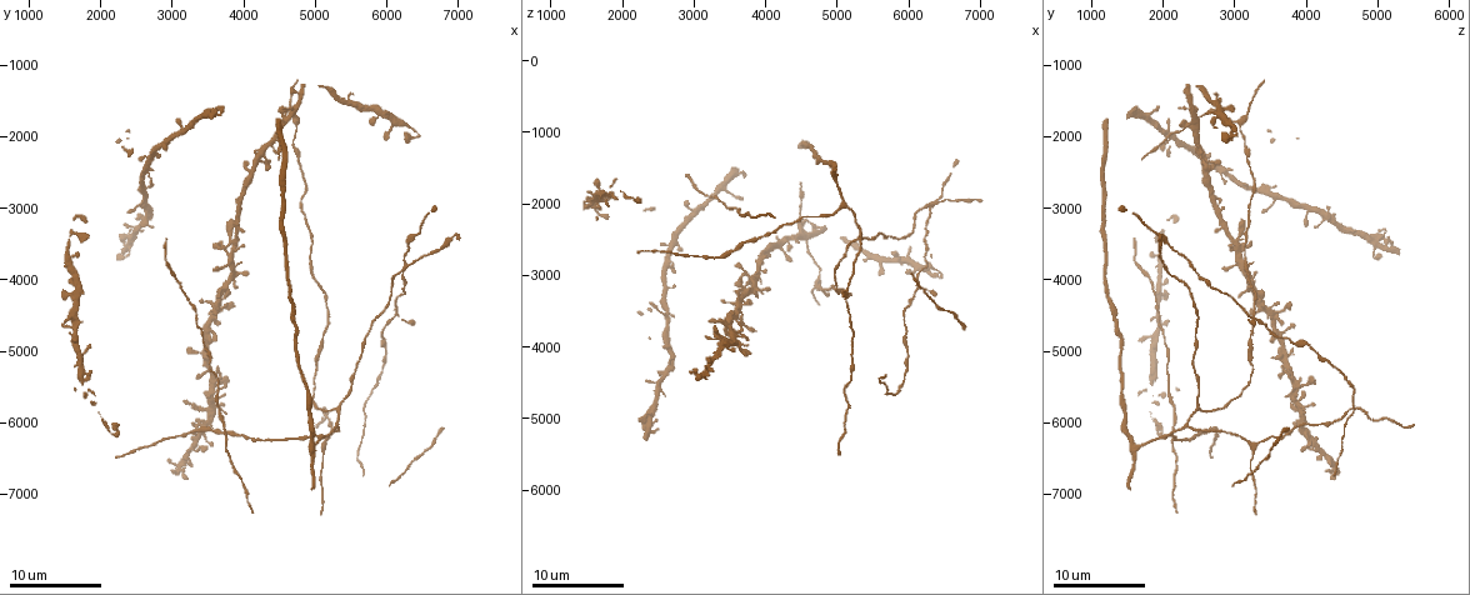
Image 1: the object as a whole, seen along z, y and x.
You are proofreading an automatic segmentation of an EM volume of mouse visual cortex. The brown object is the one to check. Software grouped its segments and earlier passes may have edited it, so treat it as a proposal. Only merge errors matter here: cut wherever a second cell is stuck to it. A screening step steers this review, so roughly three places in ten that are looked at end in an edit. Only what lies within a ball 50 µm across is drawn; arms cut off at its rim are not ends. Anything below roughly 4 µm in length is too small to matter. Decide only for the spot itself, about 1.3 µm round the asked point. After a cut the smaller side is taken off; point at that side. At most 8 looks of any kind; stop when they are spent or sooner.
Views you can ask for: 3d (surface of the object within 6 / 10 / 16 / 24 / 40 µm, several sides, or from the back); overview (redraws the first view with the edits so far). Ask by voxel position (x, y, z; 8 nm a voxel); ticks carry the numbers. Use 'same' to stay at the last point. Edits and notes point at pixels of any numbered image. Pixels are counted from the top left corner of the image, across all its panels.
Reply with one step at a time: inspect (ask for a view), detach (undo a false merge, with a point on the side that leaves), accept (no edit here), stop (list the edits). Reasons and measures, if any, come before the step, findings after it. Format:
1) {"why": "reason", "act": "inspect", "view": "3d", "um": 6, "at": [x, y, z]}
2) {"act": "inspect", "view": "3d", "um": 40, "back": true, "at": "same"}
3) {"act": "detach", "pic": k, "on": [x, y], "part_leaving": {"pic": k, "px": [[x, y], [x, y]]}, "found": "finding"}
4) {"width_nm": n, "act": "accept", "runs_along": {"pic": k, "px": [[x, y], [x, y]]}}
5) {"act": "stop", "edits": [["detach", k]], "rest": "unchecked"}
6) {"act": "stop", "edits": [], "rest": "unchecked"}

{"why": "three arms meet", "act": "inspect", "view": "3d", "um": 6, "at": [6350, 3750, 1950]}

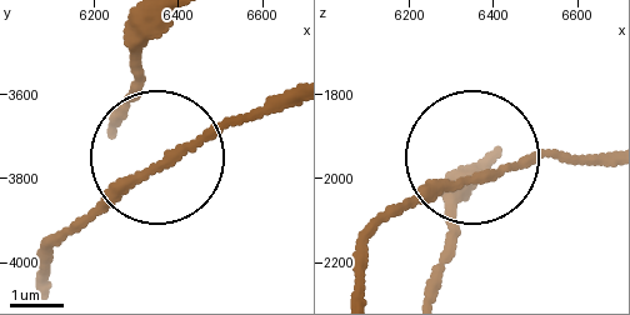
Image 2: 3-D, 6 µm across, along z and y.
{"arms": 3, "act": "accept", "runs_along": {"pic": 2, "px": [[41, 289], [50, 253], [149, 168], [283, 110]]}, "found": "all the same cell"}

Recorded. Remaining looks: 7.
{"why": "three-way junction", "act": "inspect", "view": "3d", "um": 10, "at": [4700, 1800, 3000]}

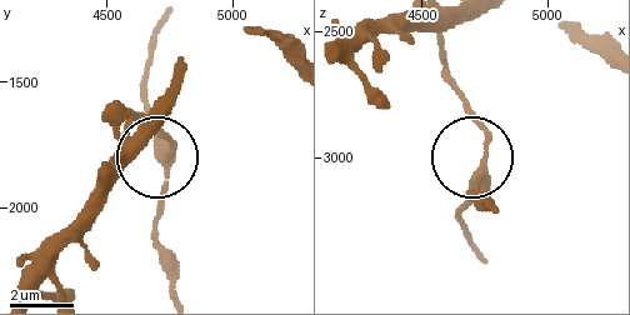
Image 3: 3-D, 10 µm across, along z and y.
{"act": "accept", "runs_along": {"pic": 3, "px": [[175, 293], [173, 260], [156, 228], [165, 146], [143, 93]]}, "found": "one cell here"}

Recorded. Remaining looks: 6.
{"why": "small branch off a trunk", "act": "inspect", "view": "3d", "um": 10, "at": [4500, 1900, 2350]}

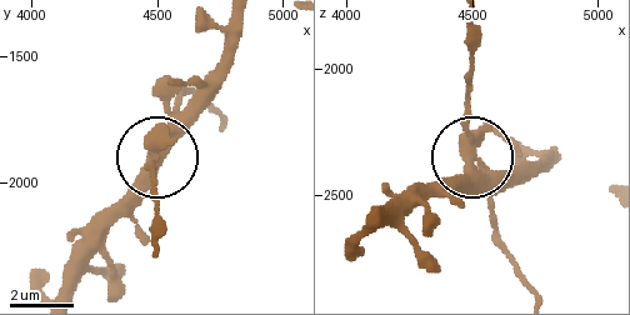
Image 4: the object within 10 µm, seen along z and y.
{"side_arm_um": 7, "act": "accept", "runs_along": {"pic": 4, "px": [[535, 294], [503, 245], [474, 156], [465, 79]]}, "found": "continuous, no second cell"}

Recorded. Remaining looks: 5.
{"why": "three arms meet", "act": "inspect", "view": "3d", "um": 10, "at": [5300, 6050, 2350]}

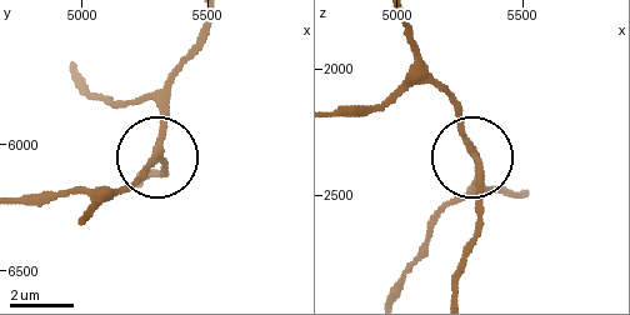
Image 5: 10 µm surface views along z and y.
{"act": "accept", "runs_along": {"pic": 5, "px": [[453, 203], [474, 175], [474, 156], [481, 234]]}, "found": "continuous, no second cell"}

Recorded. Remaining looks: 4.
{"act": "stop", "edits": [], "rest": "unchecked"}

